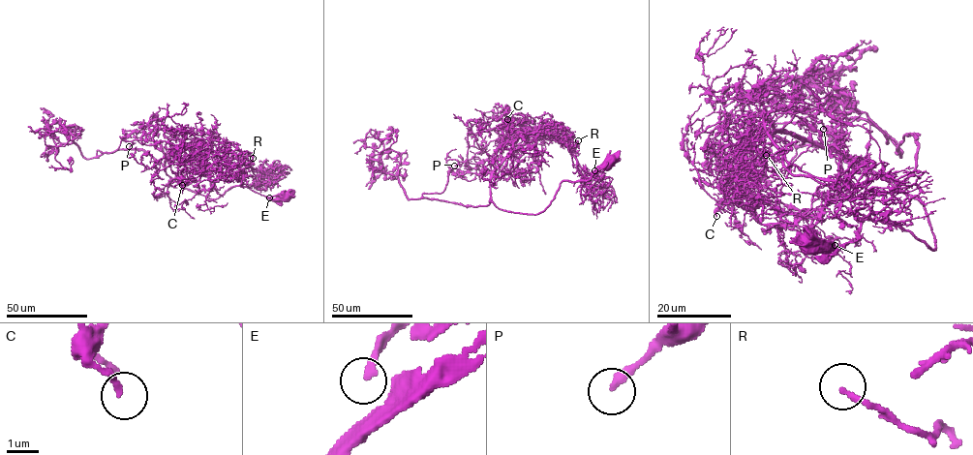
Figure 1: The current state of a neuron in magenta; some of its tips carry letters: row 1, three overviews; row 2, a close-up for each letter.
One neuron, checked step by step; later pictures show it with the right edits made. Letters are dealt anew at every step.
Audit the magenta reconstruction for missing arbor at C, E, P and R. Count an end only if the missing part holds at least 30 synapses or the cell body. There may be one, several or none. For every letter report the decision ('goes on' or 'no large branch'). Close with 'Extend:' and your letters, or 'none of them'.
C: no large branch
E: no large branch
P: no large branch
R: no large branch
Extend: none of them

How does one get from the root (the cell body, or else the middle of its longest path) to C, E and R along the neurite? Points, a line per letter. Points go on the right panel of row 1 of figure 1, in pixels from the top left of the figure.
C: (808, 247), (856, 241), (859, 219), (934, 236), (917, 198), (781, 132), (752, 143), (742, 202), (716, 216)
E: (808, 247), (806, 251), (816, 241), (835, 245)
R: (808, 247), (856, 241), (859, 219), (929, 249), (934, 236), (917, 198), (763, 114), (783, 151), (766, 155)

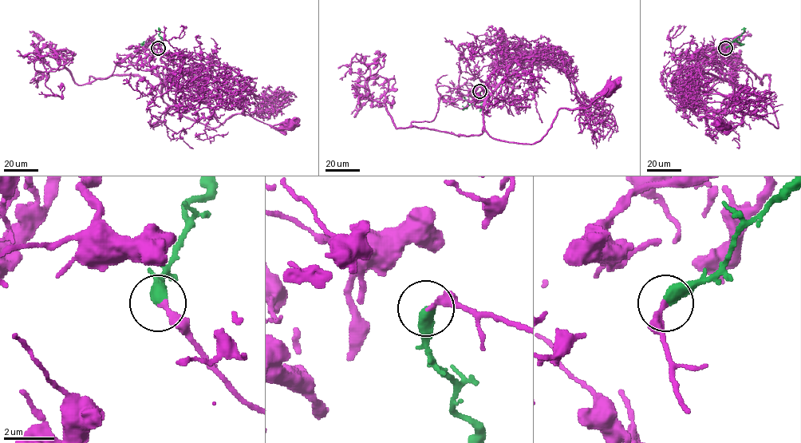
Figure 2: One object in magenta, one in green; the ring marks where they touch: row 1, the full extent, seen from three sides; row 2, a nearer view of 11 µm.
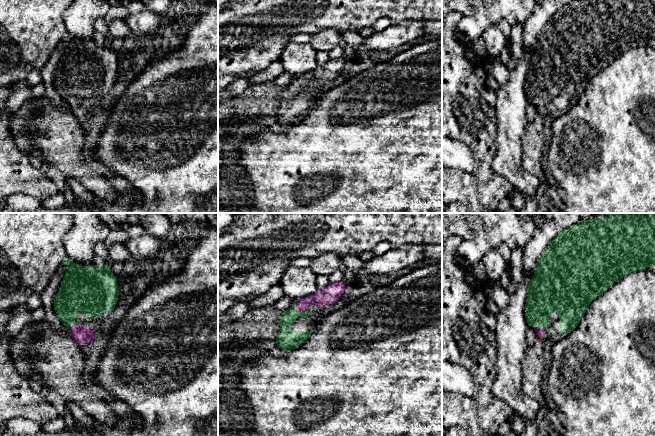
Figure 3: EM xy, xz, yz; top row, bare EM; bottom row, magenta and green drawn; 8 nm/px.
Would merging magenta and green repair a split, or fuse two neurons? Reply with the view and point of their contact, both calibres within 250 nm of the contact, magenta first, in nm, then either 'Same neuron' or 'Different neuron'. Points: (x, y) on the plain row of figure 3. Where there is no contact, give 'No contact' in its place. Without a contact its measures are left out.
Touches magenta at xz (305, 86). Thickness 140 nm (magenta) against 140 nm. Same neuron

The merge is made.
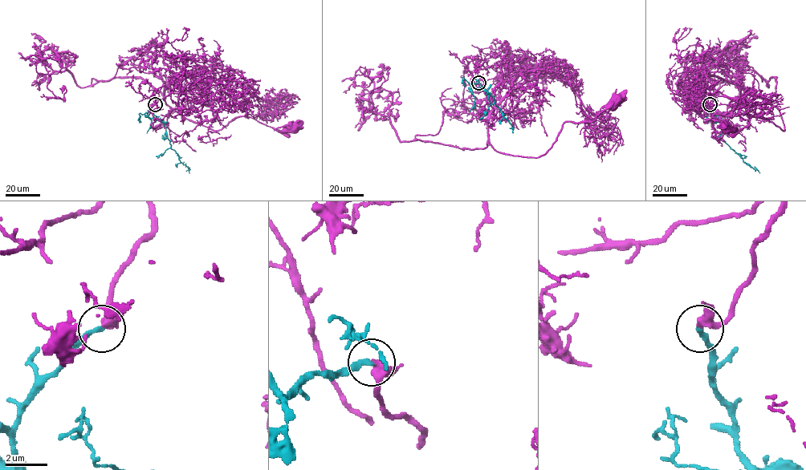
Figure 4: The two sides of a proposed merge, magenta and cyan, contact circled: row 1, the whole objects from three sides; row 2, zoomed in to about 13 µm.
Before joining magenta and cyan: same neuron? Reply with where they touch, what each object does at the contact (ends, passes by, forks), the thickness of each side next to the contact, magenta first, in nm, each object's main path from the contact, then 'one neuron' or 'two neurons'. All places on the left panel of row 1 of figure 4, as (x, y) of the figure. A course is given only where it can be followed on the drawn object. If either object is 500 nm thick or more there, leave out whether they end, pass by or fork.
at (155, 104); magenta passes by; cyan ends there; 360 nm thick on the magenta side, 220 nm on the other; magenta runs (154, 104), (164, 80), (167, 104), (213, 130), (241, 116), (254, 118), (280, 132), (294, 129); cyan runs (154, 104), (148, 115), (163, 123), (171, 147), (189, 173); one neuron

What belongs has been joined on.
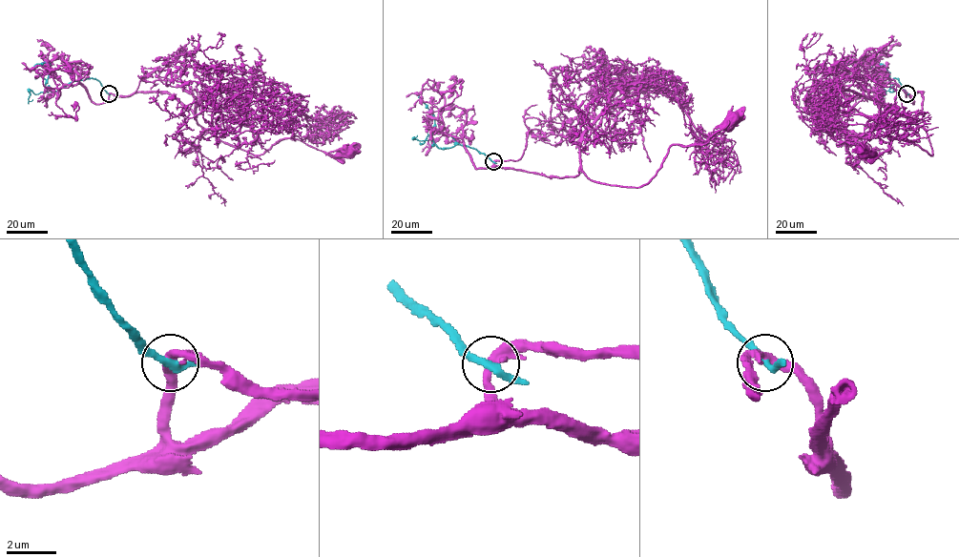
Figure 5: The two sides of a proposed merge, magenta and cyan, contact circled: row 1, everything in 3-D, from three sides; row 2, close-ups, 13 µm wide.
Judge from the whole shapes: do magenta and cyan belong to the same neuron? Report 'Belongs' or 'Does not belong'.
Does not belong

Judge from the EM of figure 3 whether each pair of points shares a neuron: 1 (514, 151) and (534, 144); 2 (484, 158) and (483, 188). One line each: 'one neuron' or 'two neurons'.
1: two neurons
2: one neuron

